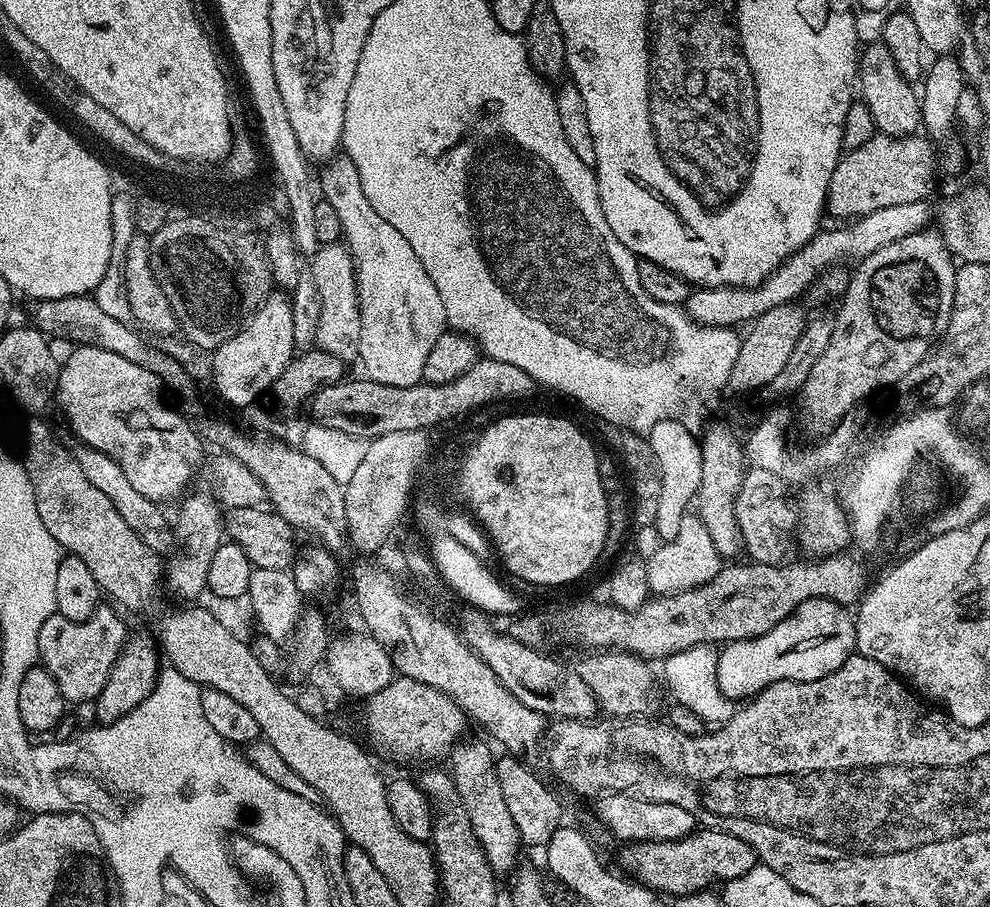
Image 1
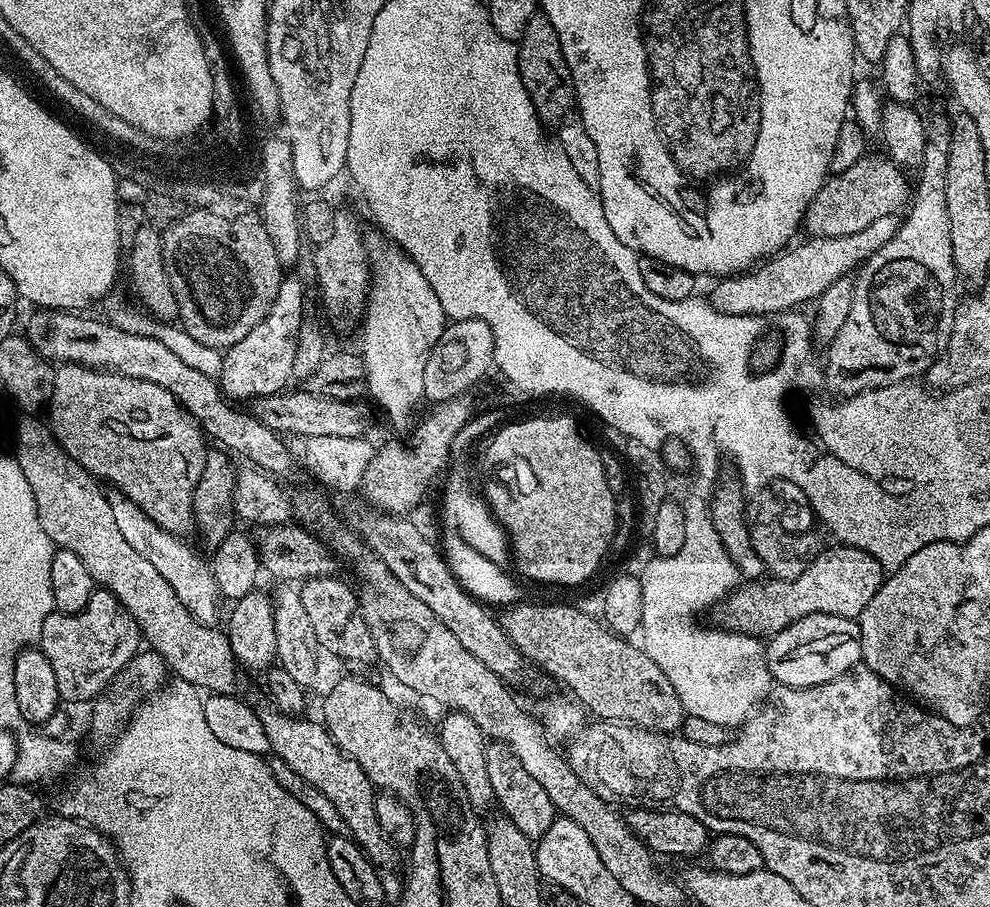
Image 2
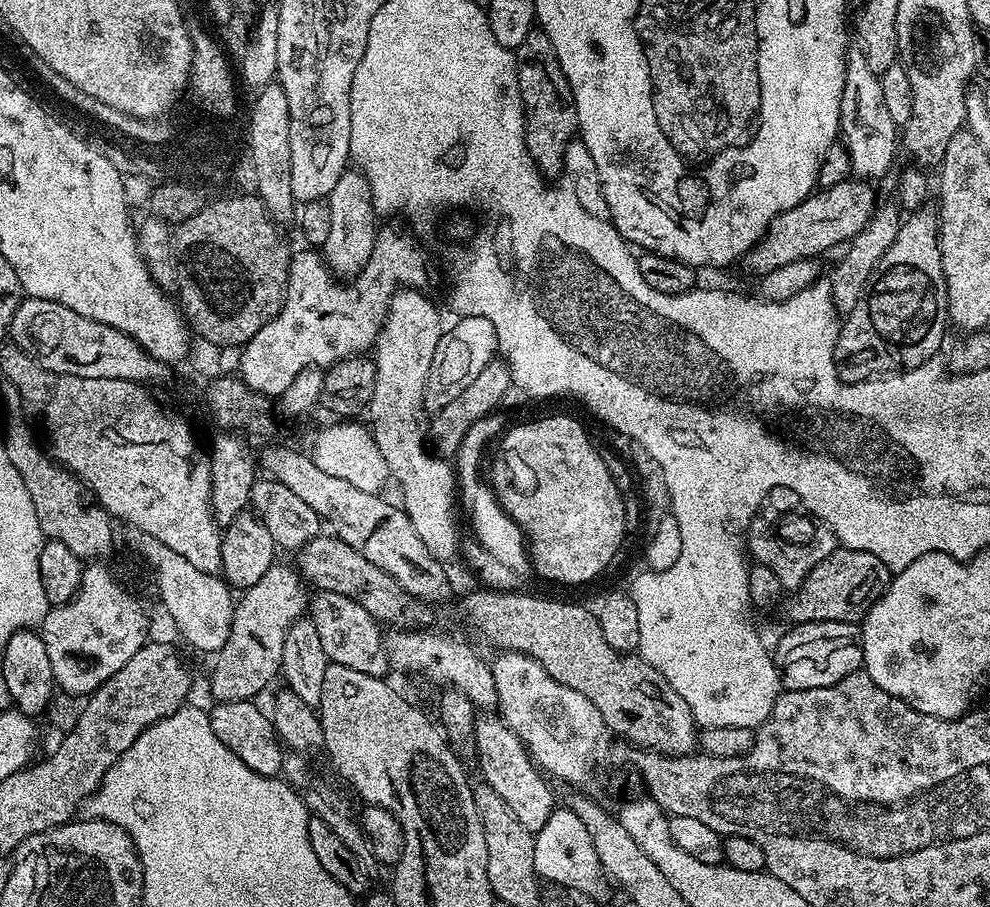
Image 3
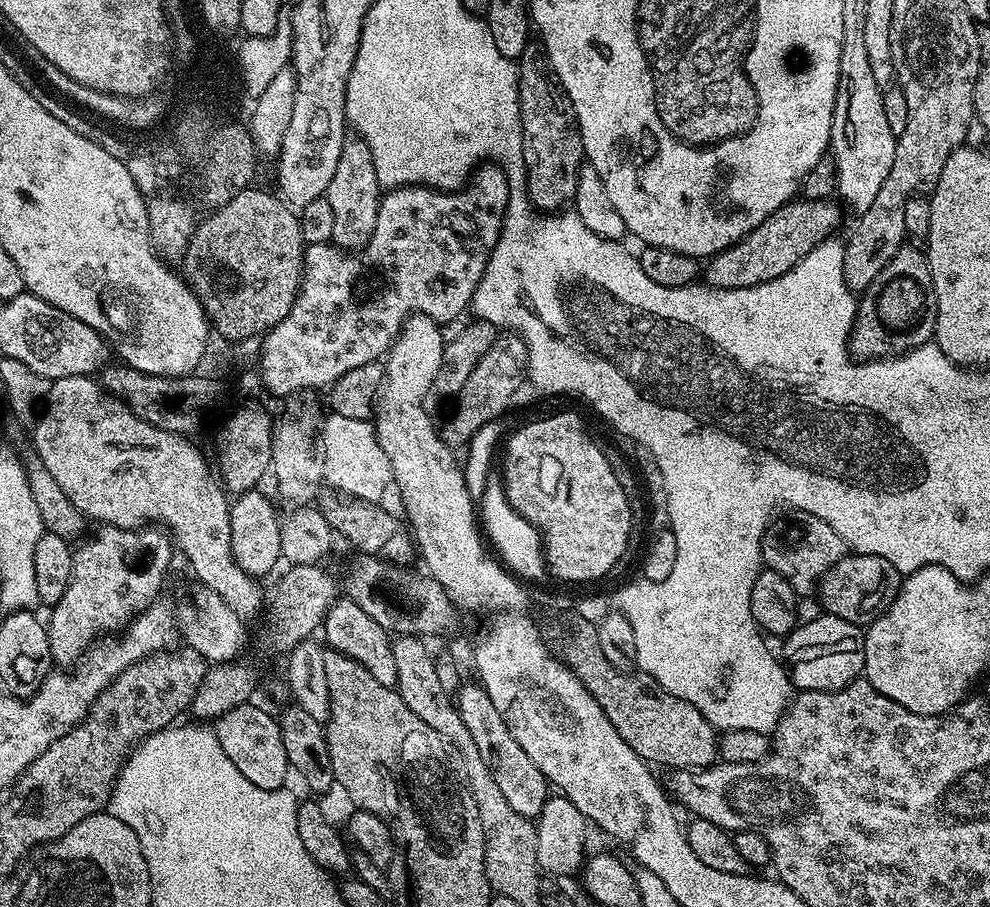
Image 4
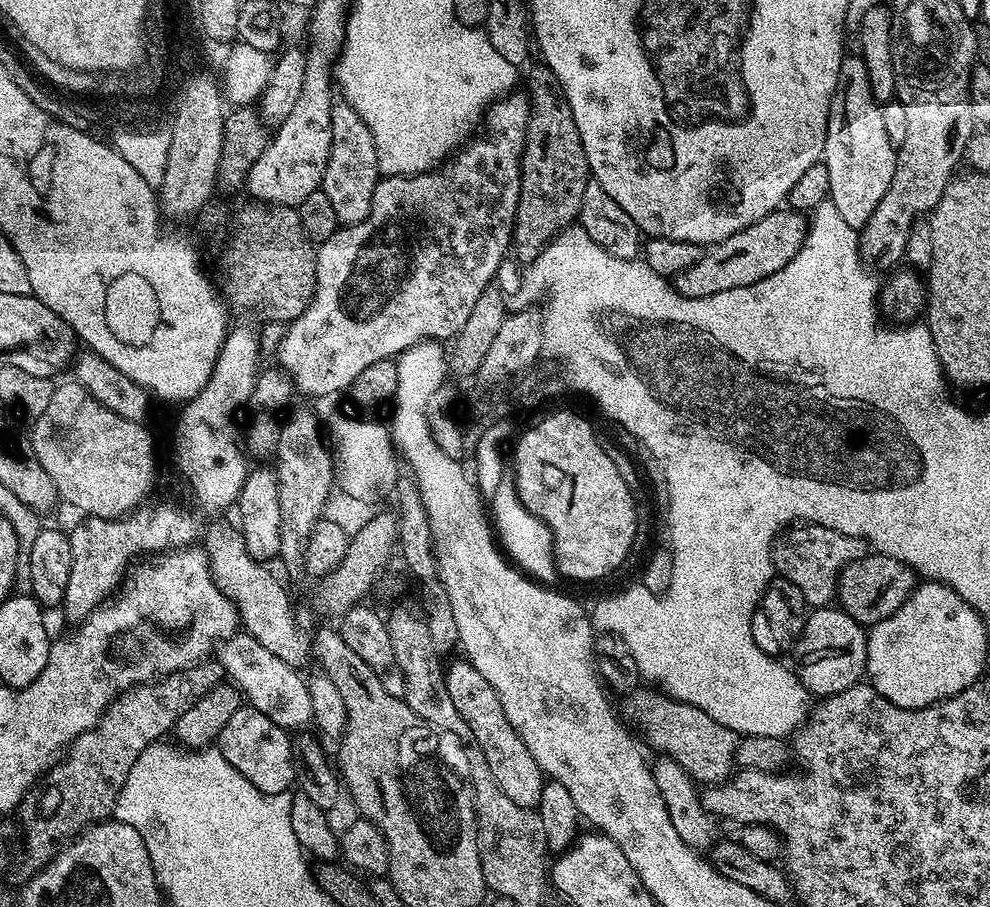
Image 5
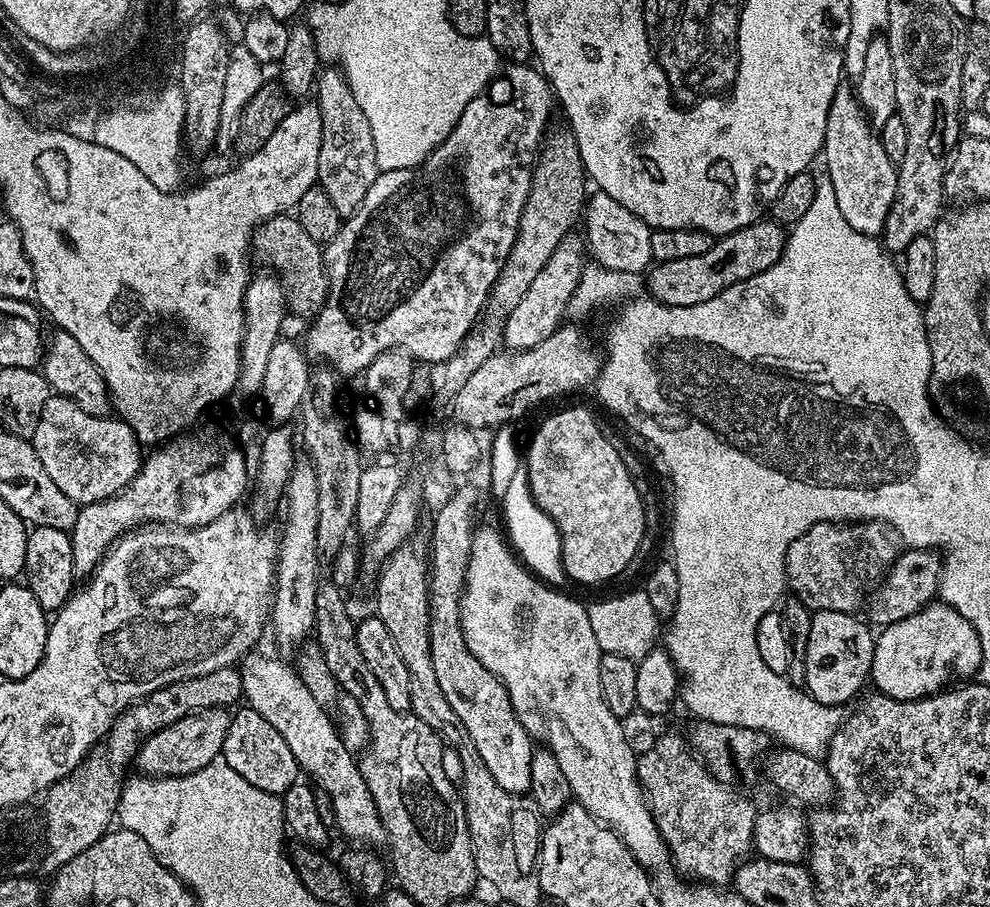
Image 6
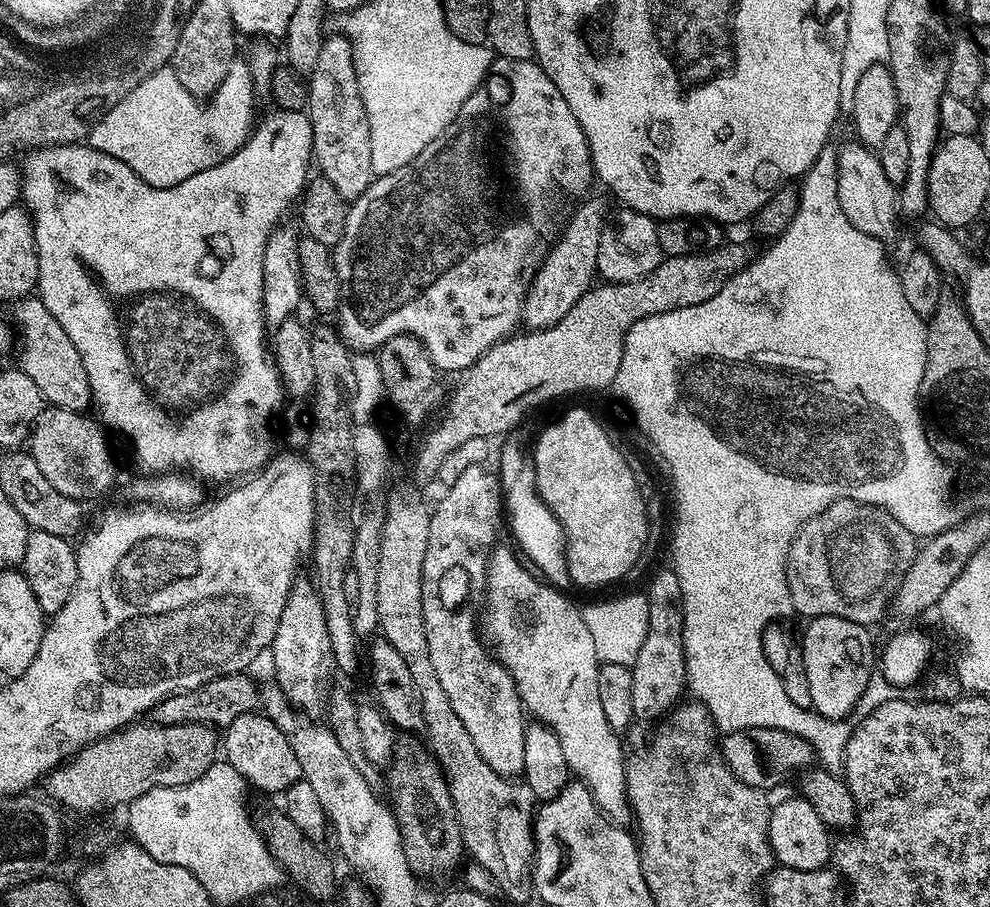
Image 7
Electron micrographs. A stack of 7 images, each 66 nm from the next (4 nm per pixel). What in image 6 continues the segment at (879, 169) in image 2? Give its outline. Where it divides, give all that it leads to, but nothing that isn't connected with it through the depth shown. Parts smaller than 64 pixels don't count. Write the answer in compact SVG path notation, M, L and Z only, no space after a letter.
M762 218L742 230L719 237L704 254L653 265L648 278L649 295L670 306L694 306L708 302L730 286L768 270L780 260L786 240L783 225L770 218Z

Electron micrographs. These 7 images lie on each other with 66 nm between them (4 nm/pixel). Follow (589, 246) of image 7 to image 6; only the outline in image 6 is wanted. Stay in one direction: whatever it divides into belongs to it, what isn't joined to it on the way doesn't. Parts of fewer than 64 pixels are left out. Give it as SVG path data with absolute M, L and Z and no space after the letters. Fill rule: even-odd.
M569 234L561 245L548 258L536 279L527 290L524 299L513 309L503 328L502 342L509 351L532 349L539 342L545 341L550 334L556 332L561 325L564 312L569 309L568 304L581 280L581 274L586 267L586 254L581 237ZM580 239L580 240L579 240ZM584 251L584 254L582 252Z

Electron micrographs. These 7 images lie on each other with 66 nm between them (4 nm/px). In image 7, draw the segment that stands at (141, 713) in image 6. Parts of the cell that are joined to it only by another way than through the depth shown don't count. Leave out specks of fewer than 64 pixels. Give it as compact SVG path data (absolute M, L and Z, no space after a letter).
M235 672L214 678L197 688L190 688L187 692L175 692L173 696L167 696L161 704L156 705L150 713L150 720L153 724L210 724L217 730L223 730L234 722L240 714L250 714L257 711L262 704L262 692L254 681L244 672Z

